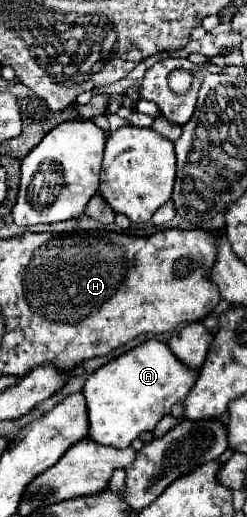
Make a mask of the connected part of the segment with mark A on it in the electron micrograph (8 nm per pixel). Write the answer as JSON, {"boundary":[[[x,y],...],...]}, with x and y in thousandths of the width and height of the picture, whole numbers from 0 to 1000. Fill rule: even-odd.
{"boundary":[[[595,658],[587,665],[433,700],[385,716],[336,747],[360,805],[360,847],[457,867],[530,863],[538,851],[571,847],[571,839],[619,836],[636,816],[684,801],[692,785],[757,766],[798,723],[806,720],[757,720],[757,712],[692,689],[692,677],[636,658]]]}

